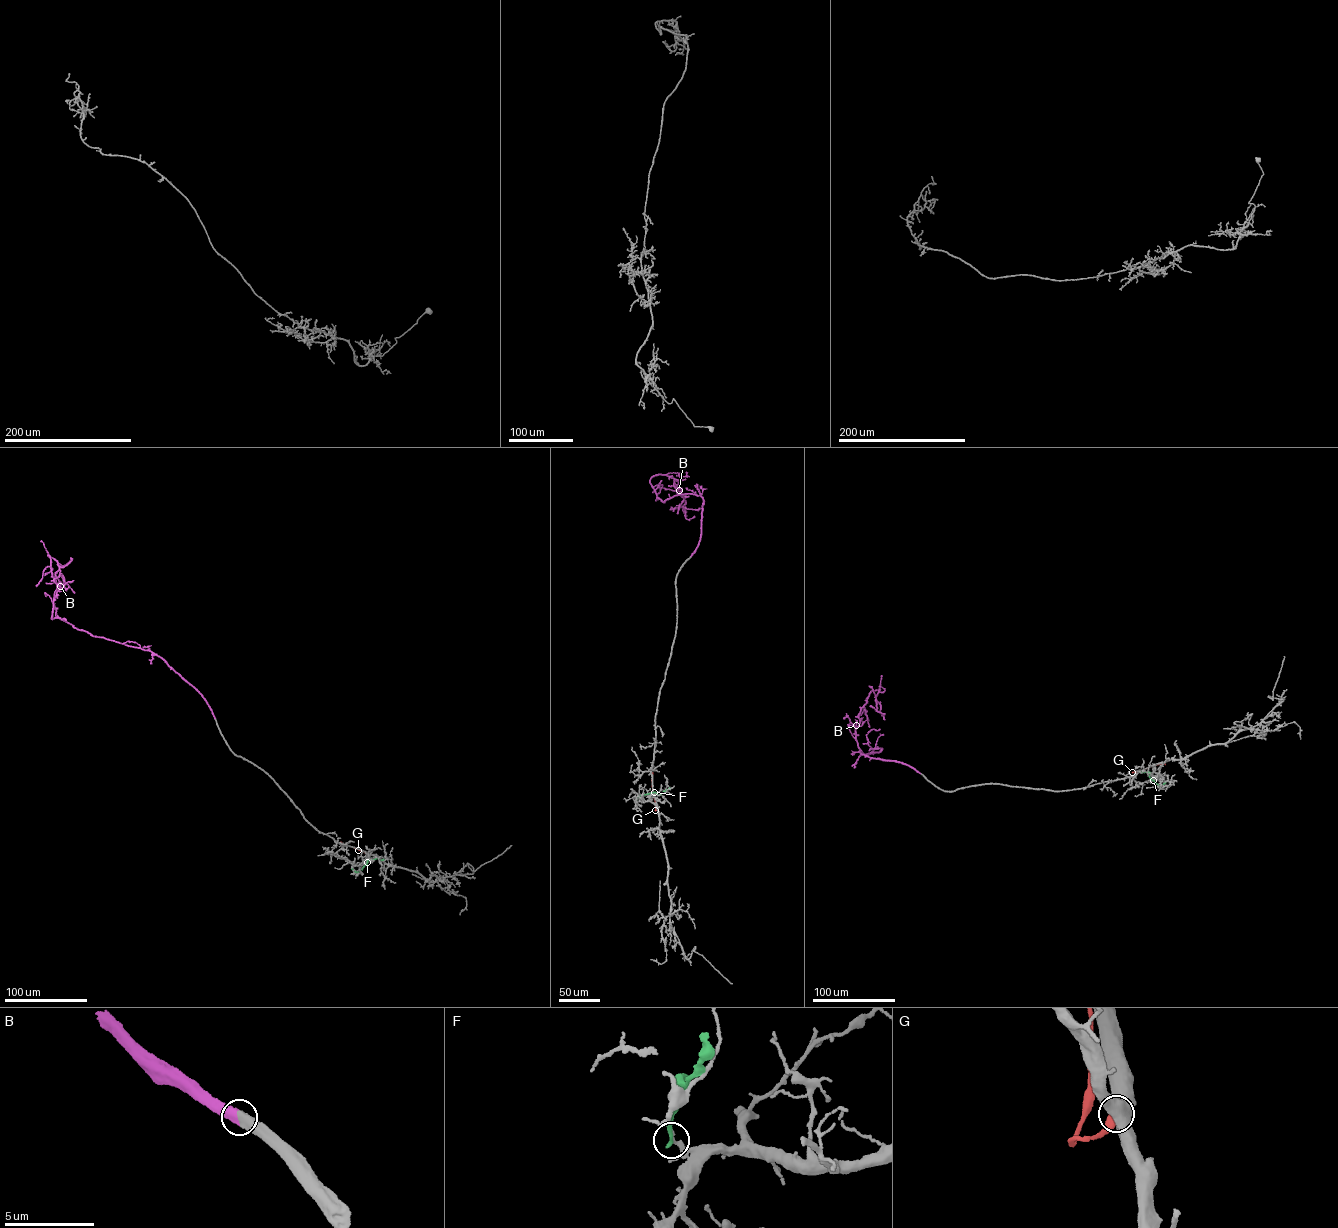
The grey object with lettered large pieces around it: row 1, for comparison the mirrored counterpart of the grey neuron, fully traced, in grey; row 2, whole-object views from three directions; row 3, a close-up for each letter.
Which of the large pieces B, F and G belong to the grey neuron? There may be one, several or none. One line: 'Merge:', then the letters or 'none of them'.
Merge: B

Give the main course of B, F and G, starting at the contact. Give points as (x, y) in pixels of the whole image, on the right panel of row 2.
B: (921, 773), (862, 755), (882, 750), (865, 754), (856, 740), (858, 713), (872, 690), (879, 689), (884, 720)
F: (1165, 782), (1159, 787), (1149, 777), (1150, 772), (1139, 771)
G: (1163, 763), (1132, 772)

